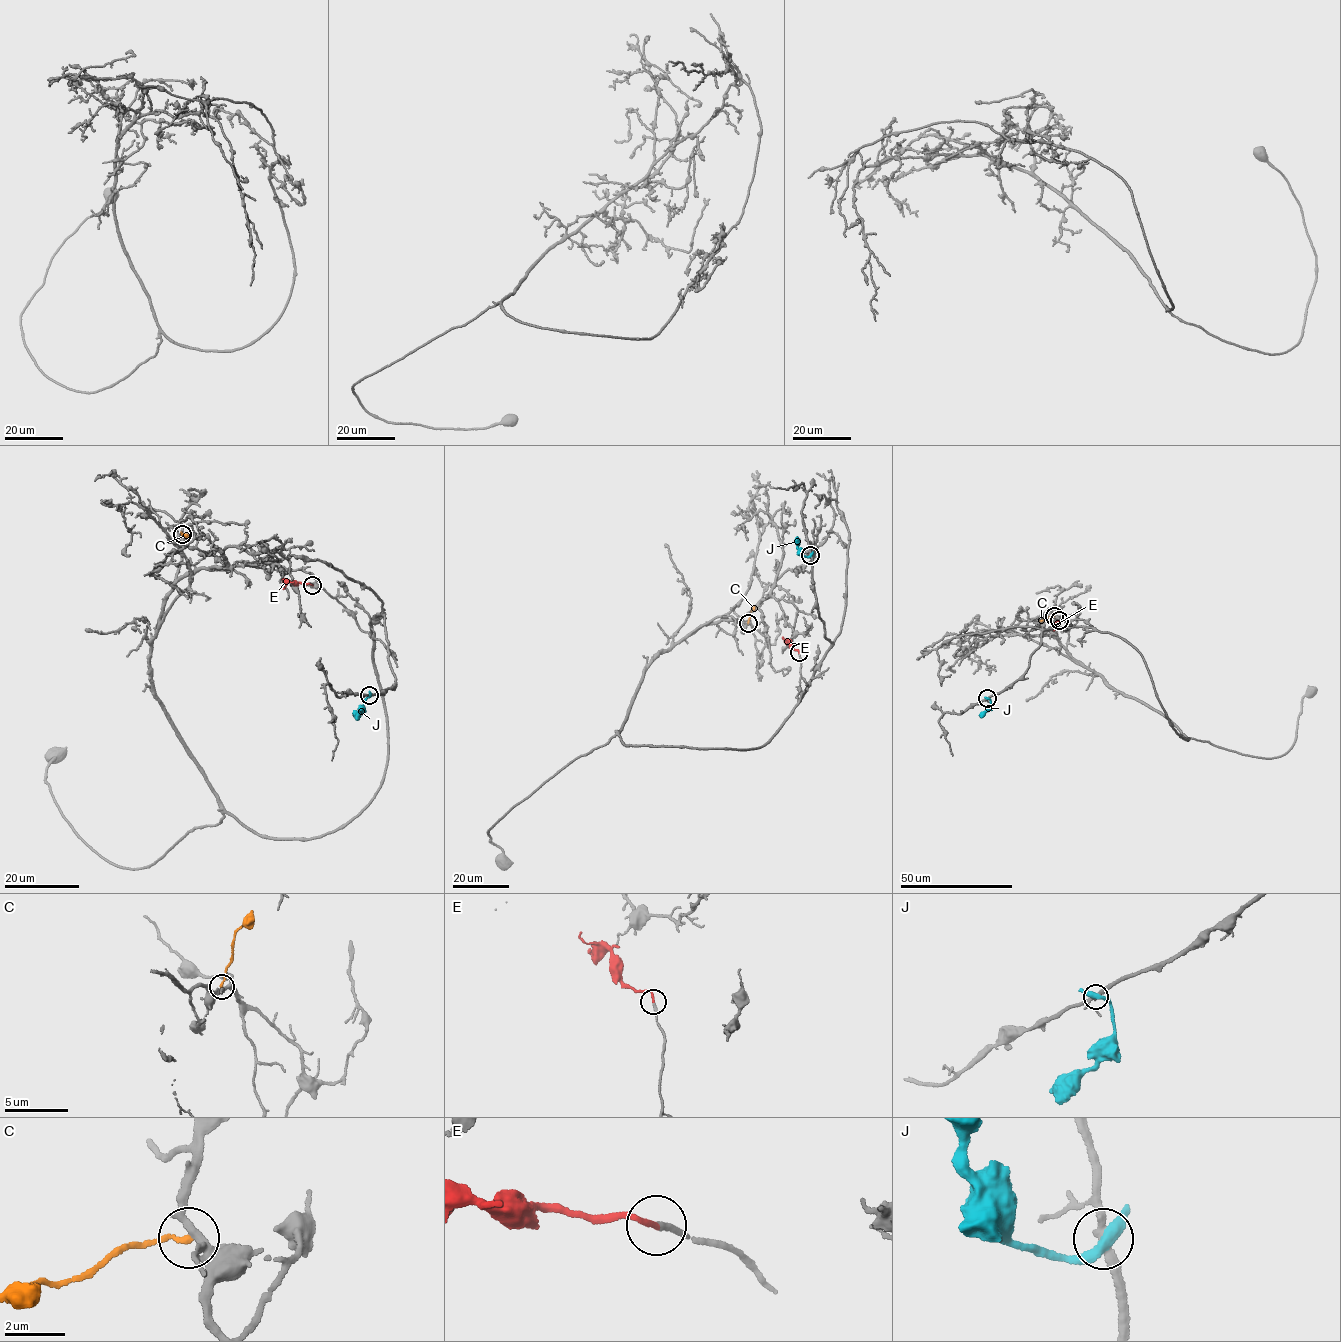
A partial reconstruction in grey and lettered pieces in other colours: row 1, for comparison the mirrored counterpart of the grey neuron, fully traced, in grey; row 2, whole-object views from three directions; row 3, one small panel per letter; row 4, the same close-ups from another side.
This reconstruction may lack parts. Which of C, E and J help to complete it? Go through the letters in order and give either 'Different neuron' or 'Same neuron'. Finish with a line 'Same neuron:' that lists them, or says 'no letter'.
C: Different neuron
E: Same neuron
J: Different neuron
Same neuron: E

